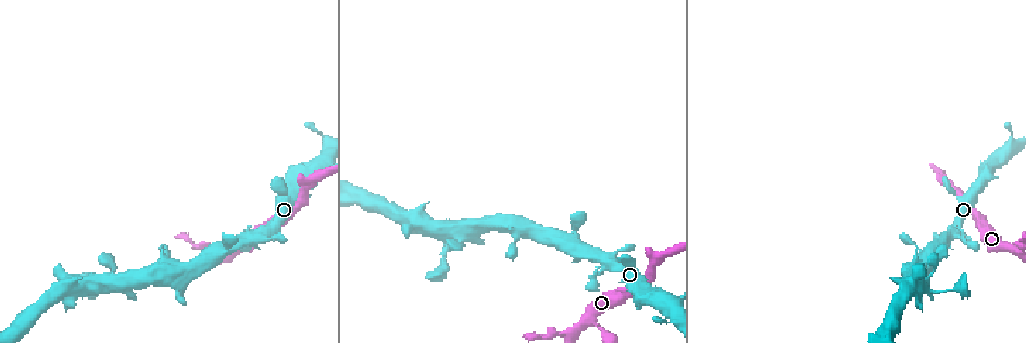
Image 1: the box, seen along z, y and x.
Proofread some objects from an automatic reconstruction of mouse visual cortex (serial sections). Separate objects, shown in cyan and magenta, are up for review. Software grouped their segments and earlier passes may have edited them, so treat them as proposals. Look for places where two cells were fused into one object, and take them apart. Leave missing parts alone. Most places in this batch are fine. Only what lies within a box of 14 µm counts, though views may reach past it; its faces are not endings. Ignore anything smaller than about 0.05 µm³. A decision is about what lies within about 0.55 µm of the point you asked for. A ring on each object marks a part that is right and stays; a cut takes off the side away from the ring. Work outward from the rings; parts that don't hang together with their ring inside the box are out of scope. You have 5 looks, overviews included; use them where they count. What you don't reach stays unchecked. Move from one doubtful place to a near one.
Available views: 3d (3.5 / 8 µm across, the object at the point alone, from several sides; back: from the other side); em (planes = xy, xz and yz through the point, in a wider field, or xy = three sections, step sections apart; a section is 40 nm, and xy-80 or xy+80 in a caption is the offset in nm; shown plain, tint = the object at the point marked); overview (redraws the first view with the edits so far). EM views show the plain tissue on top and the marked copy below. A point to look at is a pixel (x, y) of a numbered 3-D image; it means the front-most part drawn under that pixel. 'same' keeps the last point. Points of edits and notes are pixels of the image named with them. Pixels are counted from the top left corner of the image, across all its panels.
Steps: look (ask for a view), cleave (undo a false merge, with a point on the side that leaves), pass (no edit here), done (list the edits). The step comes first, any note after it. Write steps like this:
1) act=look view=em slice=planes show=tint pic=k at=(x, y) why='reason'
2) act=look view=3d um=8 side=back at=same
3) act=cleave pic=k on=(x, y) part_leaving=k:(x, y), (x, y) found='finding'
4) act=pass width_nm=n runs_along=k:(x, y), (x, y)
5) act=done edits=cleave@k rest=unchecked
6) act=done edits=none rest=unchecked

act=look view=3d um=3.5 side=back pic=1 at=(171, 264) why='four-way junction'

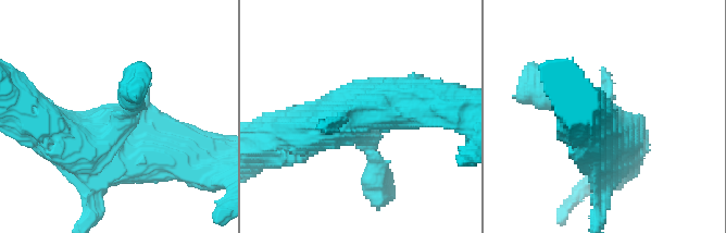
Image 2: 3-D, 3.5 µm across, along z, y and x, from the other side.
act=look view=em slice=xy step=5 show=tint pic=2 at=(116, 121) why='shape alone is not enough'

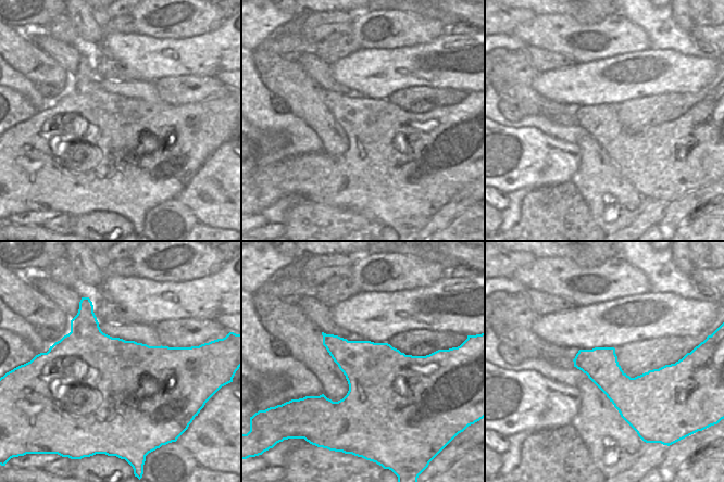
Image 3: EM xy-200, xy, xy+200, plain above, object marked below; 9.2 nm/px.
act=pass runs_along=2:(41, 124), (72, 140), (172, 157) found='continuous, no second cell'

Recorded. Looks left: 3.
act=look view=3d um=3.5 pic=1 at=(601, 331) why='thin neck'

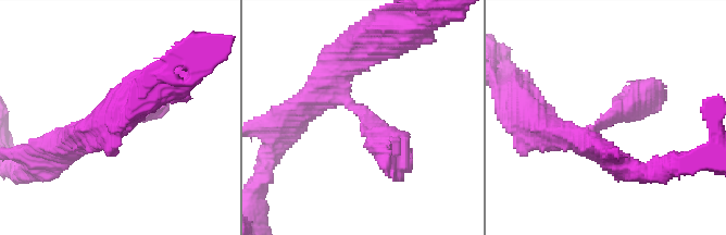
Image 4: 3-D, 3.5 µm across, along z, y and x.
act=look view=em slice=xy step=5 show=tint pic=4 at=(599, 121) arm_widths_nm=400,450 why='shape alone is not enough'

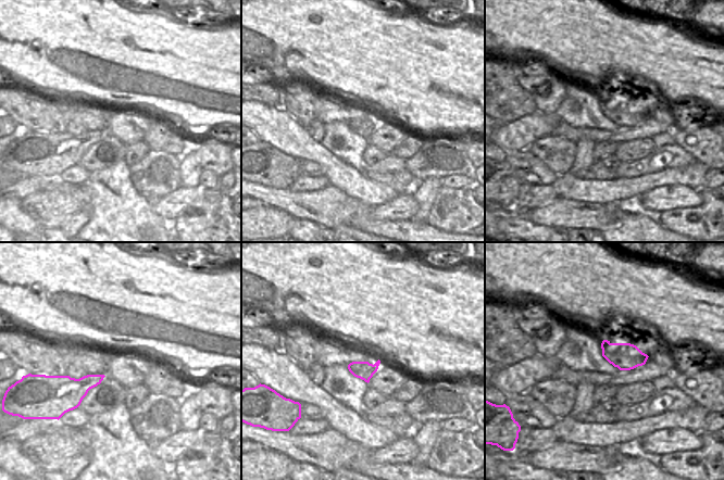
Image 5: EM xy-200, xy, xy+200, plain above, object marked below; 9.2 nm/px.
act=pass runs_along=4:(337, 69), (384, 160) found='one cell here'

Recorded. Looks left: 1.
act=done edits=none rest=unchecked

